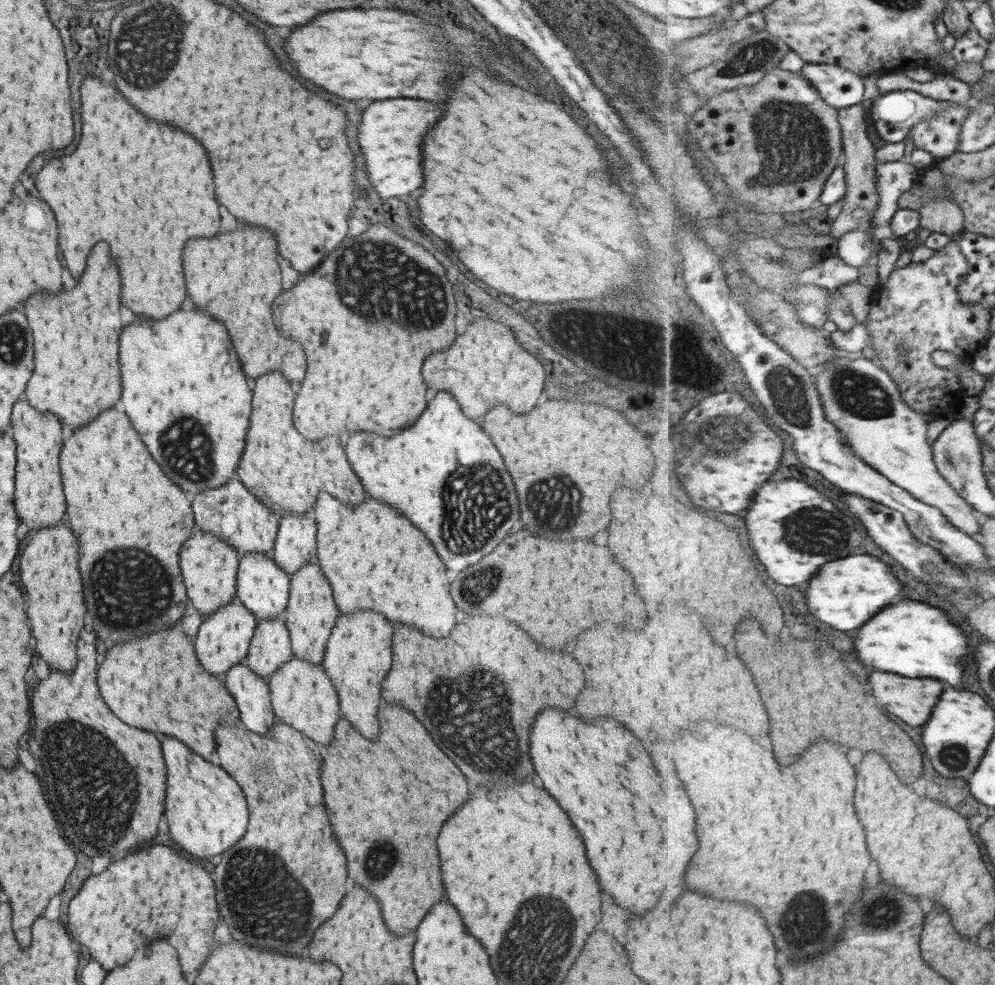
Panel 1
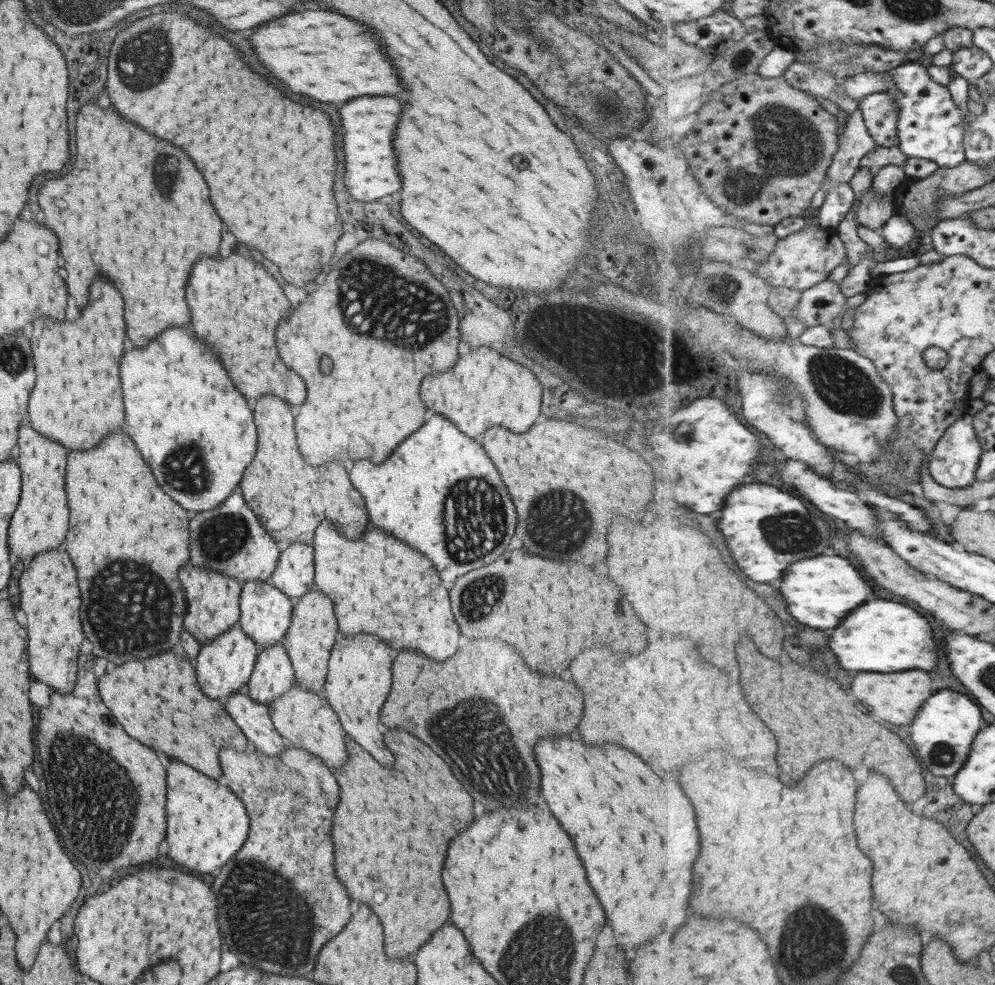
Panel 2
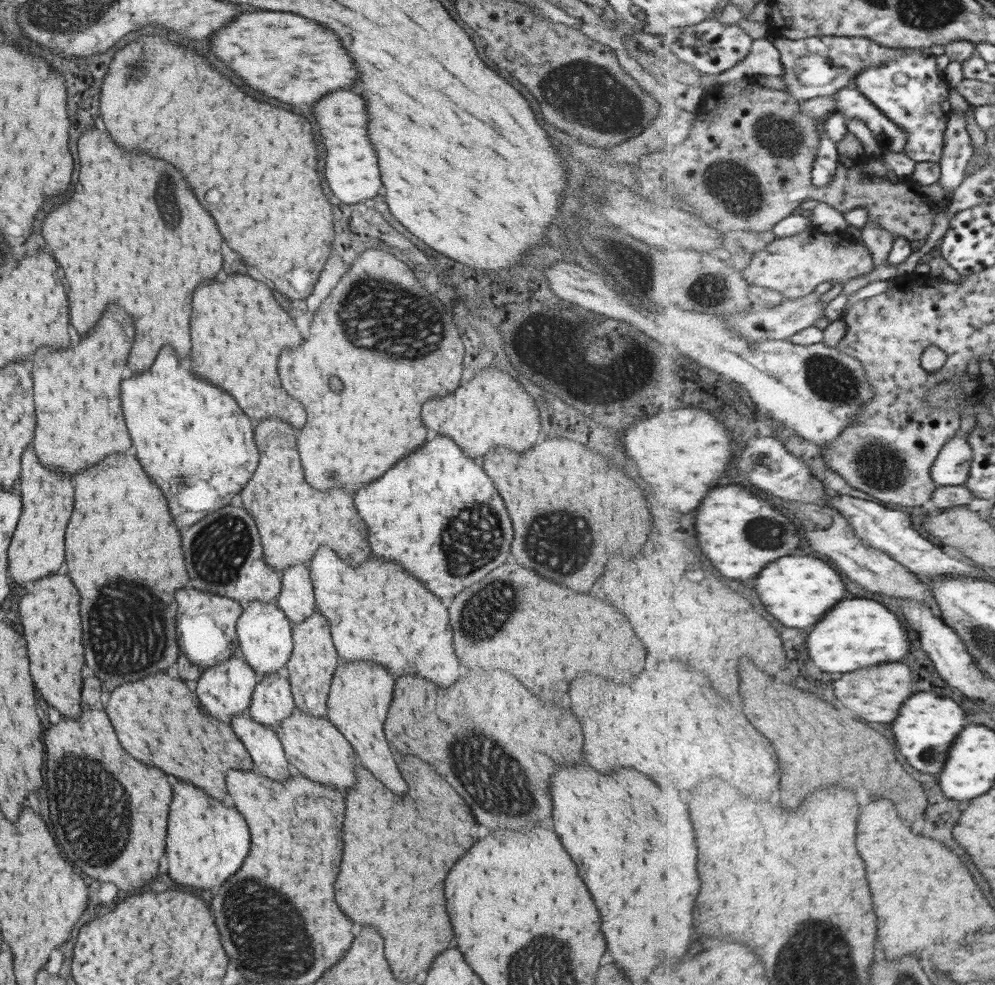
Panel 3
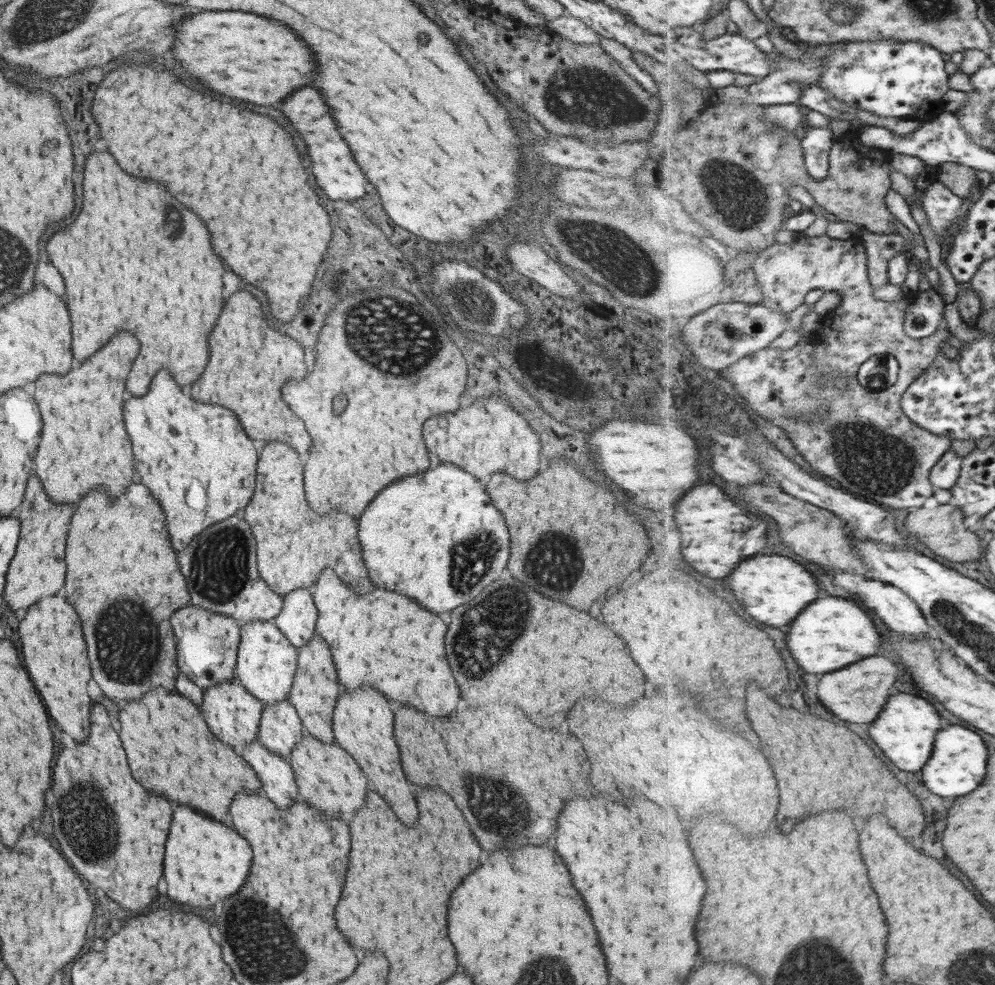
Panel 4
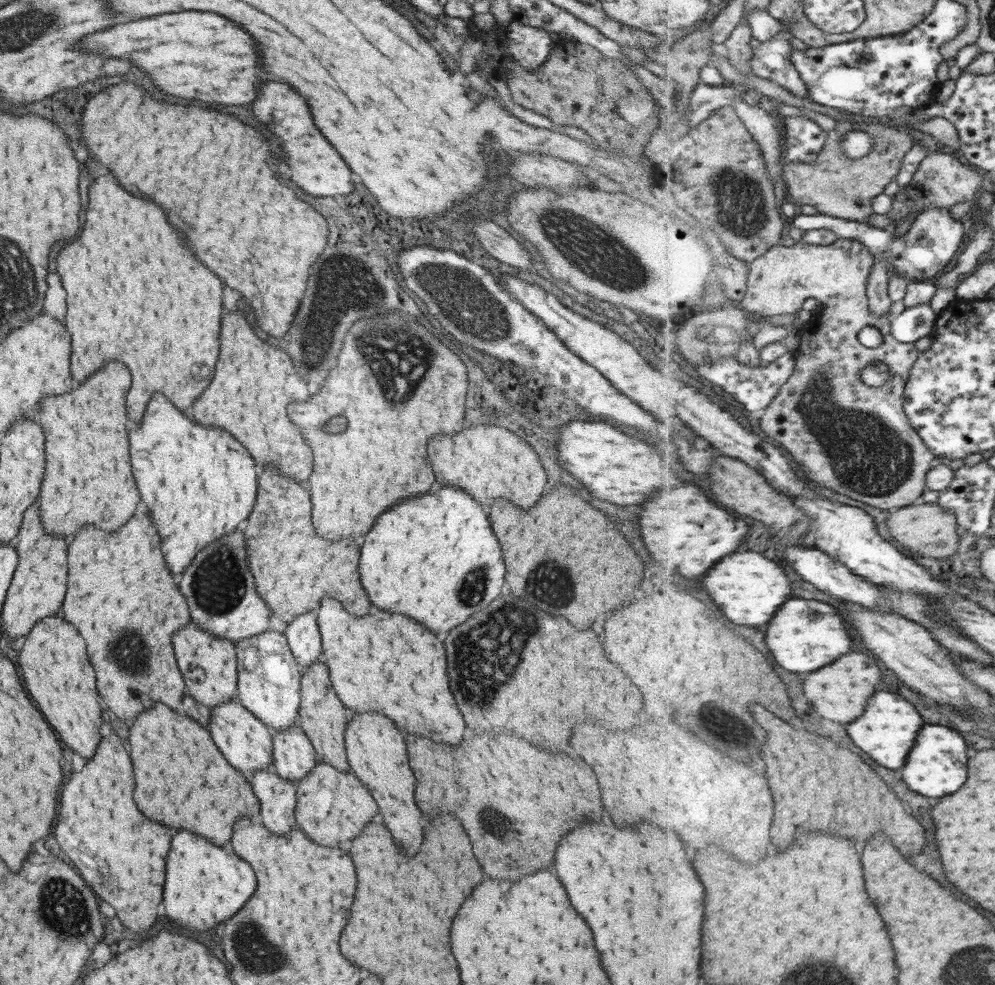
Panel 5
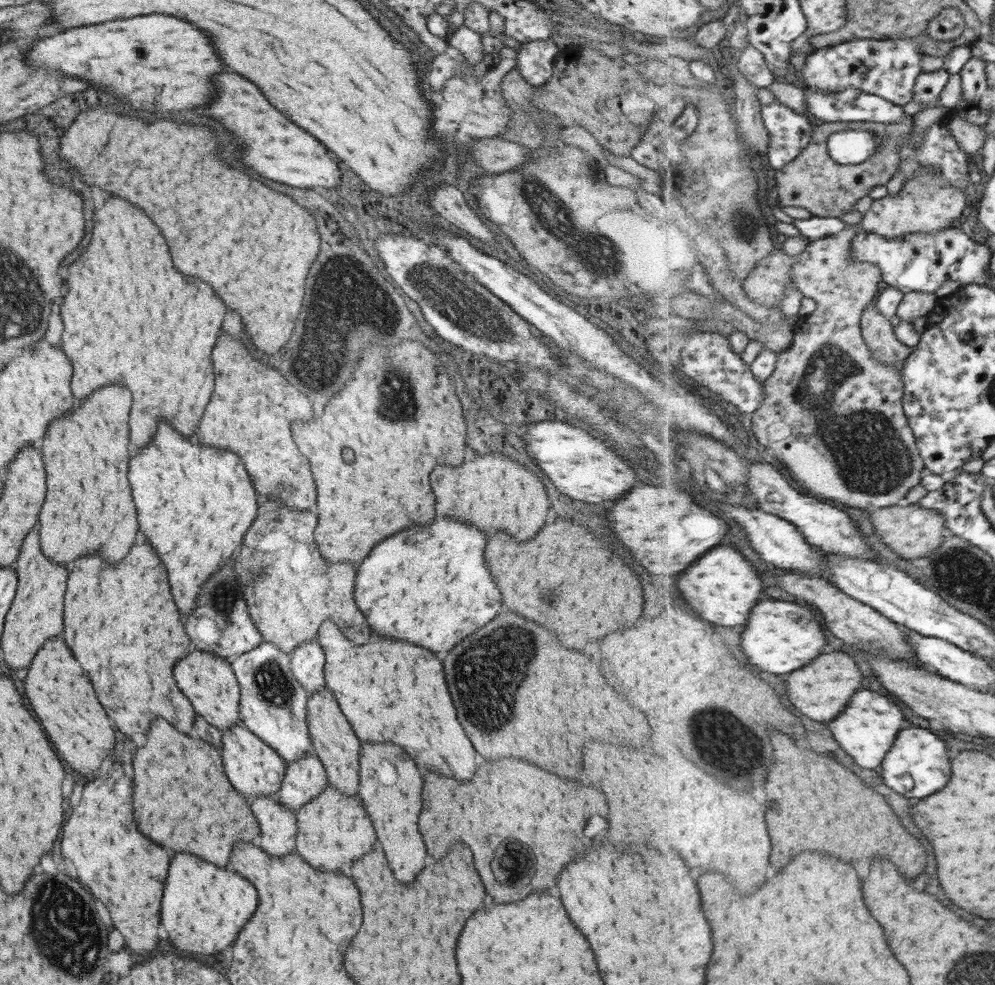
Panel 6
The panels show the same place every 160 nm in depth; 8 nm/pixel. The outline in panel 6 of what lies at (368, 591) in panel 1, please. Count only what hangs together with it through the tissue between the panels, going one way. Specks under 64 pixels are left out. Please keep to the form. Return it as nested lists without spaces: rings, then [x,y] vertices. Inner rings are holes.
[[[324,620],[319,626],[315,638],[324,654],[322,671],[325,686],[335,696],[343,716],[347,718],[347,722],[351,724],[359,740],[369,740],[369,742],[387,740],[397,744],[417,766],[425,770],[443,774],[453,780],[473,778],[475,766],[477,766],[475,752],[455,718],[455,710],[443,682],[441,664],[429,650],[417,648],[405,642],[393,642],[379,636],[371,636],[369,644],[365,646],[355,646],[353,642],[345,640],[341,632],[329,620],[327,622]]]

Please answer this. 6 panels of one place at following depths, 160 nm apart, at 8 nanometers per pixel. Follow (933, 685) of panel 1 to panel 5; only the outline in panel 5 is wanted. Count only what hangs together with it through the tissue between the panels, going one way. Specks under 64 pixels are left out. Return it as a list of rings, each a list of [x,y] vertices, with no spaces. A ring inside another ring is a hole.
[[[851,651],[847,658],[841,658],[831,666],[823,666],[823,670],[811,672],[805,680],[803,690],[823,718],[849,724],[865,712],[867,700],[877,690],[881,690],[881,668],[877,668],[877,660],[865,656],[865,652],[862,654],[859,651]]]

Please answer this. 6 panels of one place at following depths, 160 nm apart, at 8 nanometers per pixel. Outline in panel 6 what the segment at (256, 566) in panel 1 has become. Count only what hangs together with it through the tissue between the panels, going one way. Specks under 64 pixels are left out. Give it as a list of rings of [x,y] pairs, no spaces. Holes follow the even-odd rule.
[[[261,641],[253,650],[229,662],[239,689],[240,722],[285,763],[302,758],[312,744],[306,725],[307,691],[290,671],[290,654]]]

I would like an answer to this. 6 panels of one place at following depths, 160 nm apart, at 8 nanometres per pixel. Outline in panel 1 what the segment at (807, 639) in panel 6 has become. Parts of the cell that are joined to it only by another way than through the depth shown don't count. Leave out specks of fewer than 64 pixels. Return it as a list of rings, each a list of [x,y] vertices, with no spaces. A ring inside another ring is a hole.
[[[911,600],[887,606],[879,618],[867,622],[863,630],[857,630],[853,642],[857,658],[867,666],[875,666],[883,672],[897,672],[909,678],[945,678],[957,686],[971,656],[969,633],[963,634],[961,628],[953,624],[943,610]]]

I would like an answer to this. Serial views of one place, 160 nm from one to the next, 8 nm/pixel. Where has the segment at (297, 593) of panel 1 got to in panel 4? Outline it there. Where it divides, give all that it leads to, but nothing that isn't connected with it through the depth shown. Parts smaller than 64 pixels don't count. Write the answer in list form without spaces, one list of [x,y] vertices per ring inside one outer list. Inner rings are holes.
[[[314,634],[305,646],[297,648],[297,652],[296,669],[286,701],[295,709],[303,732],[326,744],[336,744],[331,731],[331,712],[339,690],[337,690],[337,678],[329,650],[323,639],[318,634]]]

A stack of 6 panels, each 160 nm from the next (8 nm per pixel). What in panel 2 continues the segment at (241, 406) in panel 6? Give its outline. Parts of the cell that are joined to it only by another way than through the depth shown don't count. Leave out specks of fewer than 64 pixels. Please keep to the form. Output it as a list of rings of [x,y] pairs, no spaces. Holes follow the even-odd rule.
[[[231,254],[227,260],[197,260],[187,280],[185,300],[193,320],[193,332],[207,342],[209,350],[221,360],[233,386],[247,398],[257,400],[263,394],[275,394],[291,406],[299,406],[305,398],[301,378],[289,372],[275,350],[273,334],[279,320],[287,318],[289,302],[279,282],[253,260]]]

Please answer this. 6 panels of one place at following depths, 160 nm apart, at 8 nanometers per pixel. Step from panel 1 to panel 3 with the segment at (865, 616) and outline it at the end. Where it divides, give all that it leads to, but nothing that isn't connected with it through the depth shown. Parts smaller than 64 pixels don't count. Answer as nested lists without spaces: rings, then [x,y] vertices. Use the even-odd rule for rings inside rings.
[[[793,554],[778,558],[762,570],[754,582],[755,590],[766,611],[789,628],[815,626],[837,602],[845,598],[846,578],[837,569],[829,568],[827,560],[810,555]]]

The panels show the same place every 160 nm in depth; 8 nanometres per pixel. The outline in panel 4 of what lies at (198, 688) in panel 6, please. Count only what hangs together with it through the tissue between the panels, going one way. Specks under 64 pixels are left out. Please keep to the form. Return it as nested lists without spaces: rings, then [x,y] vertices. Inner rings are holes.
[[[188,603],[171,616],[171,628],[177,648],[177,668],[195,686],[207,690],[212,683],[225,682],[234,678],[236,654],[240,639],[240,625],[234,618],[211,612]]]

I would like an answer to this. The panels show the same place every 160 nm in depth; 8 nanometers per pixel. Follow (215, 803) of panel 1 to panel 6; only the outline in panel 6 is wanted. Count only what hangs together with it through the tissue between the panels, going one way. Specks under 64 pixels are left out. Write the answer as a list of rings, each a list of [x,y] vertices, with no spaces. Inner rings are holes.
[[[175,854],[171,860],[163,886],[161,924],[169,942],[177,950],[189,954],[213,954],[231,946],[255,908],[255,888],[235,872],[217,870],[215,866],[189,854]]]

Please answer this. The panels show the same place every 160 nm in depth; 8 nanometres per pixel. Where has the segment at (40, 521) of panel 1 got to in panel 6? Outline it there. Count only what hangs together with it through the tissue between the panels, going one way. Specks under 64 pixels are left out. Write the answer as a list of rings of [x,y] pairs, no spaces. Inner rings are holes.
[[[29,532],[21,544],[15,574],[17,574],[17,592],[11,602],[11,608],[5,616],[3,634],[1,634],[1,652],[3,660],[11,670],[27,668],[35,652],[43,646],[47,638],[61,634],[61,610],[63,610],[63,592],[67,572],[63,566],[47,566],[51,564],[39,552],[37,532]]]

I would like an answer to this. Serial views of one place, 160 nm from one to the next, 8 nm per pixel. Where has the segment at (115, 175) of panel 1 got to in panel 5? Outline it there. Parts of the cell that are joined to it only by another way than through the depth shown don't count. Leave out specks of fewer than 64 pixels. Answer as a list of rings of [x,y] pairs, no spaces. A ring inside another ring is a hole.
[[[105,174],[105,176],[99,176],[93,186],[89,188],[89,208],[85,210],[85,230],[79,232],[77,240],[63,246],[57,254],[57,260],[55,260],[55,270],[57,274],[61,276],[61,284],[63,284],[63,290],[67,292],[67,314],[65,314],[65,328],[71,336],[71,376],[77,380],[77,382],[83,382],[83,378],[91,376],[95,370],[103,368],[109,360],[117,360],[117,362],[123,362],[127,366],[127,370],[131,372],[131,404],[127,404],[127,416],[137,424],[139,418],[143,416],[143,410],[151,398],[151,394],[155,394],[155,390],[159,390],[159,394],[163,394],[177,410],[185,410],[189,408],[195,398],[207,388],[207,382],[211,380],[211,370],[215,366],[215,358],[217,358],[217,336],[219,336],[219,320],[221,320],[221,282],[207,270],[203,268],[197,260],[193,260],[191,252],[185,248],[185,244],[181,244],[181,236],[165,222],[165,216],[163,212],[151,204],[151,202],[143,202],[143,200],[137,200],[135,196],[123,192],[115,178],[111,174]]]

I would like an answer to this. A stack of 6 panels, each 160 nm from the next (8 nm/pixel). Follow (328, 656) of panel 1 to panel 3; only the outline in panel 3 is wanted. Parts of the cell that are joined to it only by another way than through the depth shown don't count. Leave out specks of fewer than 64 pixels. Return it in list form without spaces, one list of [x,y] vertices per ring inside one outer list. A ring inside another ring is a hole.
[[[351,662],[349,666],[341,664],[341,668],[335,670],[331,679],[331,692],[326,700],[325,717],[337,731],[345,736],[345,740],[351,744],[361,764],[379,782],[383,782],[387,790],[399,796],[399,794],[405,794],[407,786],[401,780],[395,768],[395,762],[391,758],[391,750],[383,738],[383,722],[386,719],[389,700],[391,700],[391,688],[393,688],[393,680],[389,678],[389,674],[375,664],[369,664],[369,662]]]

